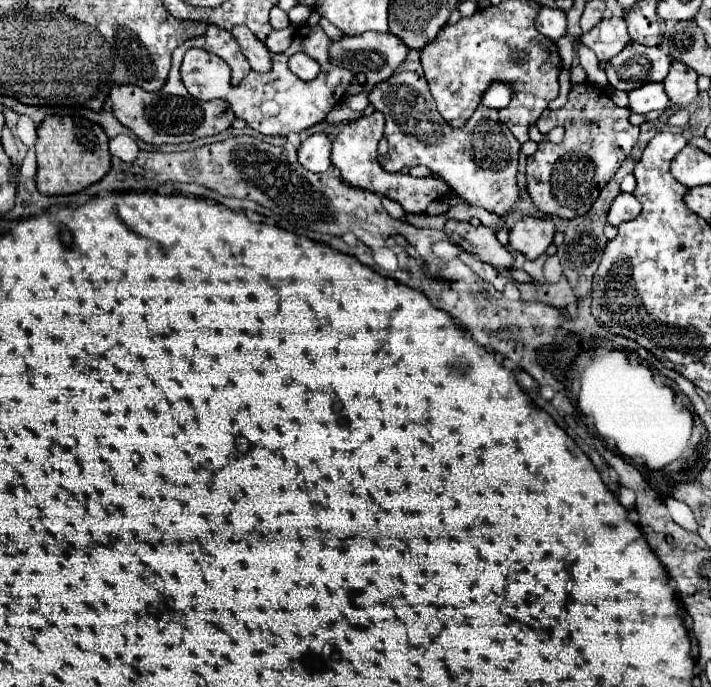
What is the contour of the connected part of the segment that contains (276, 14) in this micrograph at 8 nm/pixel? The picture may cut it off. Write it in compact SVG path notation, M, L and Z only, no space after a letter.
M273 7L271 9L271 19L269 21L271 21L271 27L273 29L285 29L289 25L287 13L283 9L279 9L279 7Z

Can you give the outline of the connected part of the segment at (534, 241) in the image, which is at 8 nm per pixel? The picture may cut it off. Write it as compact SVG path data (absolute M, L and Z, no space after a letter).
M523 217L513 227L509 227L509 245L527 259L537 259L553 243L553 235L555 225L551 219Z

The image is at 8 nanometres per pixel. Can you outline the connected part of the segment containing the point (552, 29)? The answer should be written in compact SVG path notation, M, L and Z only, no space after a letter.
M541 7L537 19L535 19L535 27L541 35L549 37L551 41L557 41L559 37L565 35L565 13L561 9L551 9L551 7Z

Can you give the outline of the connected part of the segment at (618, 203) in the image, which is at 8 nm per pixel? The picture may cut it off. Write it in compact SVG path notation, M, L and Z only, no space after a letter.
M619 193L619 195L615 197L611 209L609 209L607 221L617 227L617 225L621 225L621 223L625 223L625 221L635 219L639 213L641 213L641 205L635 201L635 197L629 195L629 193Z

